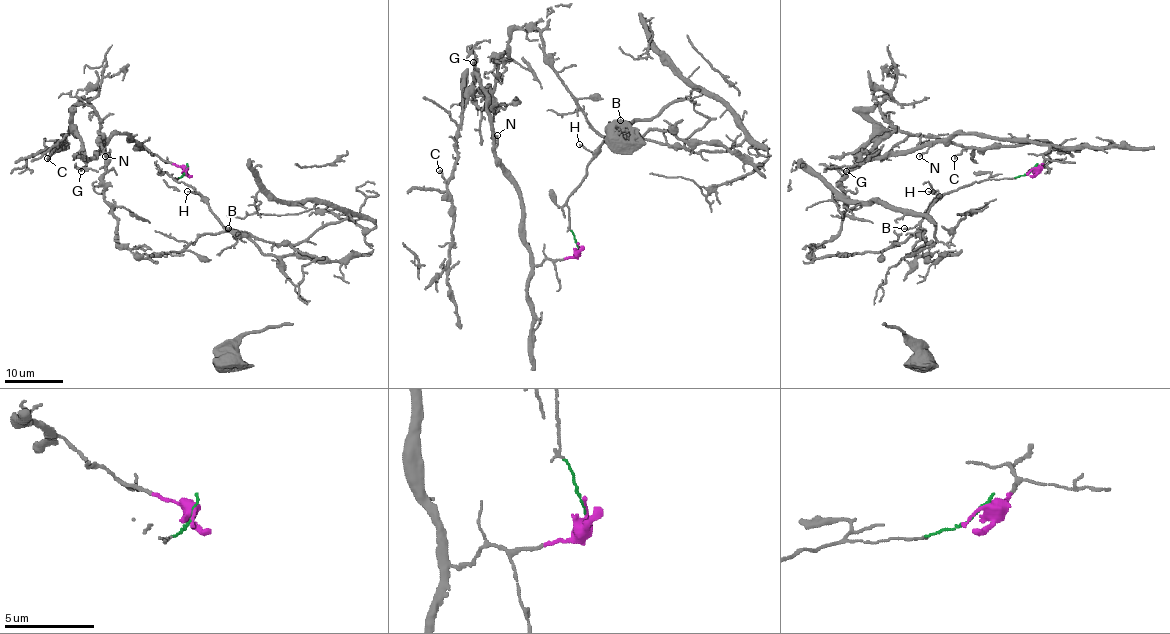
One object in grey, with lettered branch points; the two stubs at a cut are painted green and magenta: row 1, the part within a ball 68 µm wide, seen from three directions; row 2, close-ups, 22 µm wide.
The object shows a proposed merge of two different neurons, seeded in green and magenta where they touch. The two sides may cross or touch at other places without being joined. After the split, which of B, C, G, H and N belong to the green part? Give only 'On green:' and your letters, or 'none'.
On green: B, H

